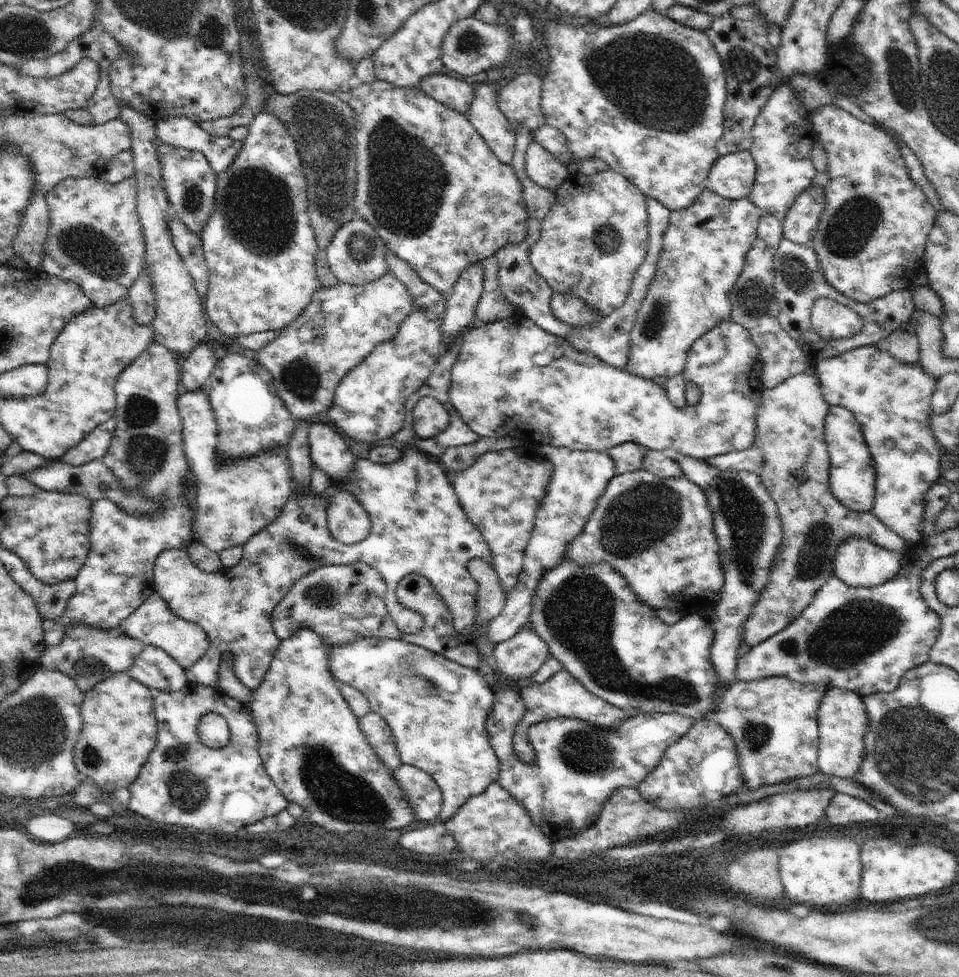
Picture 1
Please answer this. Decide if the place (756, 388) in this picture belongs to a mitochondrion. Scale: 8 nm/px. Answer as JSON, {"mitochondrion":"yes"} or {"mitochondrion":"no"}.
{"mitochondrion":"no"}

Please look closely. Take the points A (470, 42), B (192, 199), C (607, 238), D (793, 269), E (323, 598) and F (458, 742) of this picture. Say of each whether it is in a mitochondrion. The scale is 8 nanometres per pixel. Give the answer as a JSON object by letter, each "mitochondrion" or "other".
{"A":"mitochondrion","B":"mitochondrion","C":"mitochondrion","D":"mitochondrion","E":"mitochondrion","F":"other"}

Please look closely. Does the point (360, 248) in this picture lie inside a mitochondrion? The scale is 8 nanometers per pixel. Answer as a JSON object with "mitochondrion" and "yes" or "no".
{"mitochondrion":"yes"}

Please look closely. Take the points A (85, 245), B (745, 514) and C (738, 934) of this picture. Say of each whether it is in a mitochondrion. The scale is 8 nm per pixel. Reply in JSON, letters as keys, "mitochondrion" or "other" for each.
{"A":"mitochondrion","B":"mitochondrion","C":"other"}

